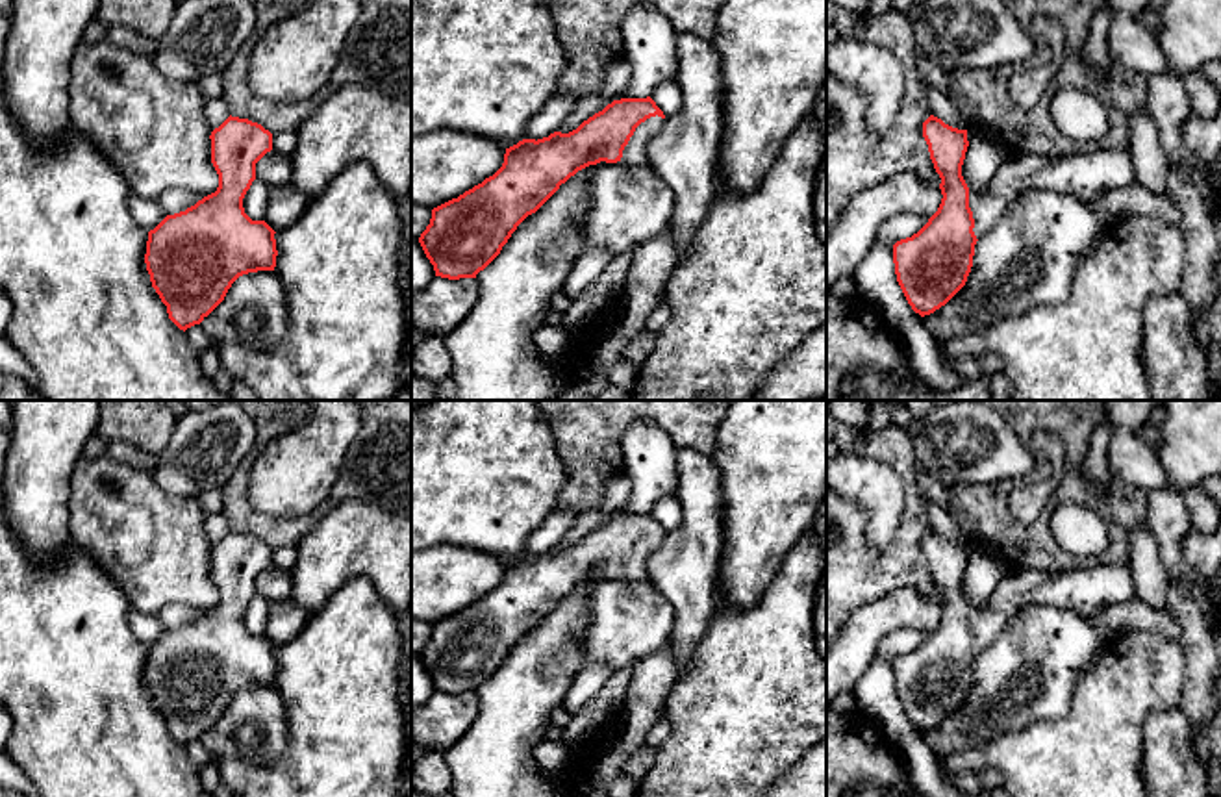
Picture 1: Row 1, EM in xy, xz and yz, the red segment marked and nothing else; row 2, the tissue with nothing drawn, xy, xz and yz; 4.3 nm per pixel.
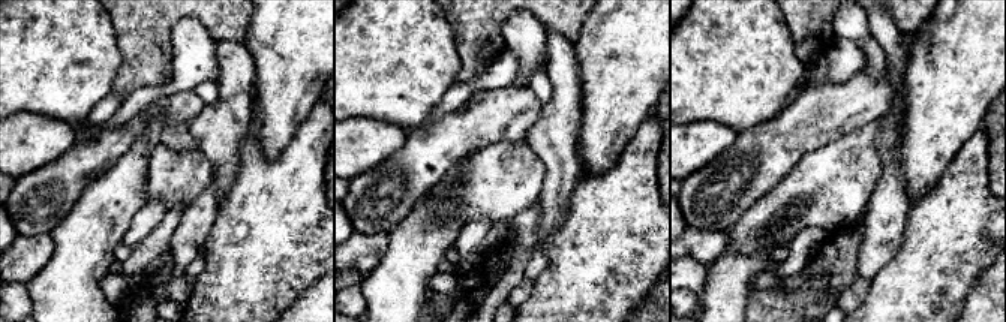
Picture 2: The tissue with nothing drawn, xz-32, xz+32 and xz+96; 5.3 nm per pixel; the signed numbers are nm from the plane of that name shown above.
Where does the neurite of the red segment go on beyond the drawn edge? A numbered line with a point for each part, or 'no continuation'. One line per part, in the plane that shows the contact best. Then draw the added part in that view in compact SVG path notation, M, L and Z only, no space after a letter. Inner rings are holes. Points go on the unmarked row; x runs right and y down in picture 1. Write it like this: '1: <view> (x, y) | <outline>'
1: xz (634, 569) | M656 530L641 538L636 543L634 550L630 552L628 560L624 562L623 573L617 576L617 580L647 582L648 580L647 562L661 547L663 536L665 534Z

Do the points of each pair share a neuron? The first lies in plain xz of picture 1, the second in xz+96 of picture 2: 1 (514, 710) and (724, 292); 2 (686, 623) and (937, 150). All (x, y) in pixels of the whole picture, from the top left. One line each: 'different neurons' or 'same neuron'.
1: same neuron
2: different neurons

